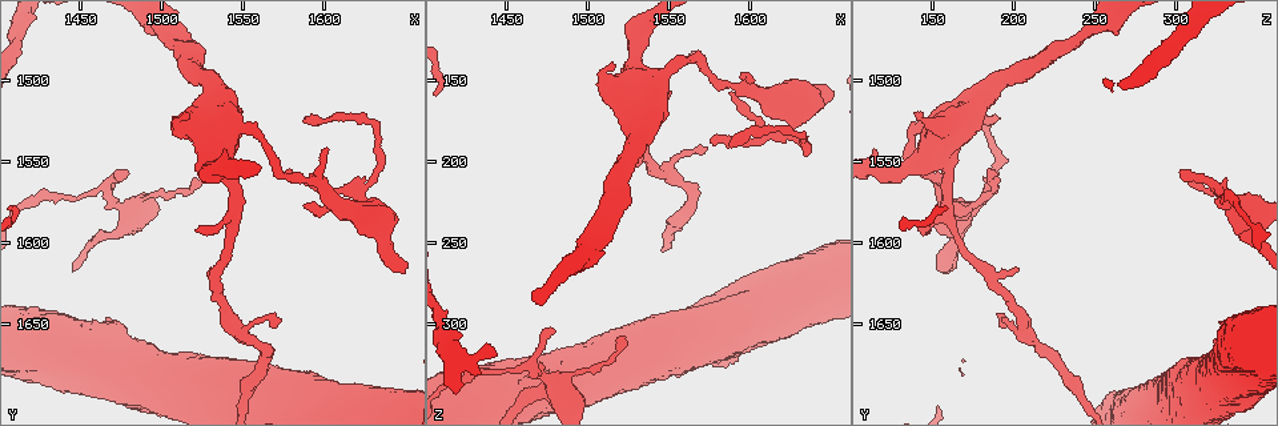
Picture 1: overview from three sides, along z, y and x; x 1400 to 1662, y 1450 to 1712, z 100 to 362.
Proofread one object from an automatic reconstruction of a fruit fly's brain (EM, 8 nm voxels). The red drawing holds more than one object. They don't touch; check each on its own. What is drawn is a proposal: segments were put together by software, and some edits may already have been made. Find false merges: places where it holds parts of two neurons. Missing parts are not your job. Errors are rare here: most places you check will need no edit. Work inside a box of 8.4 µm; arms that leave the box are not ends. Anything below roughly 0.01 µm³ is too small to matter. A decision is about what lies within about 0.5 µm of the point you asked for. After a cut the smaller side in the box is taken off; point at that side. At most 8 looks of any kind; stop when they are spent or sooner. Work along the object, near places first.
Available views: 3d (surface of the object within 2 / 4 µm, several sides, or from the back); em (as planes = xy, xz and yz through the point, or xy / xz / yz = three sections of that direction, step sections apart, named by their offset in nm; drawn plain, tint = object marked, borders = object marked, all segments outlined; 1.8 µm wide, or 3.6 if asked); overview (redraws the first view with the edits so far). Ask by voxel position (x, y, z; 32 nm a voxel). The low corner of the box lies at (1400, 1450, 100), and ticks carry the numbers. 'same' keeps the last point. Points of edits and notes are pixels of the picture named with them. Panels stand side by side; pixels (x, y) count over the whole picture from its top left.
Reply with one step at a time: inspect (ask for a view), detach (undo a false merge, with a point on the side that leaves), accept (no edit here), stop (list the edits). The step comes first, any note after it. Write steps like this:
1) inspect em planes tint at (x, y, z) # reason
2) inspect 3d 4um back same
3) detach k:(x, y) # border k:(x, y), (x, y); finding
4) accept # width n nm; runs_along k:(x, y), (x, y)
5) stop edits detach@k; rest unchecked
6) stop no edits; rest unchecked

inspect em xz step 4 tint at (1622, 1582, 162)

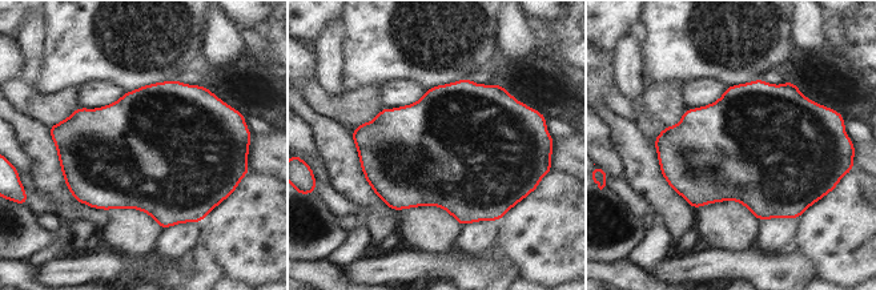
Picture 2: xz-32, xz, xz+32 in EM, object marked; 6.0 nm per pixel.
inspect em planes tint same # another direction

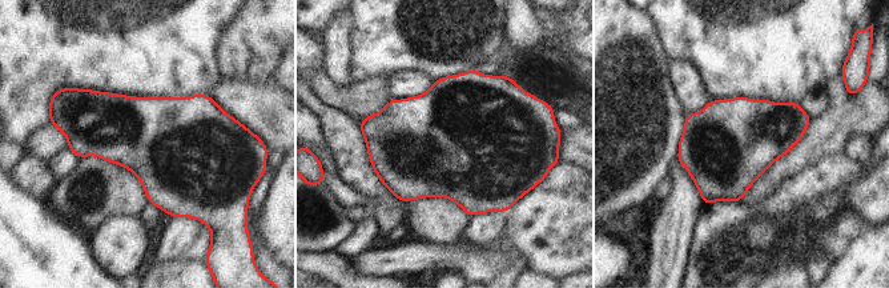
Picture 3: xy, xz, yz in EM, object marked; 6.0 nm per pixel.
accept # one neuron here

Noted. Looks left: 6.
inspect 3d 4um at (1530, 1544, 150) # sharp bend

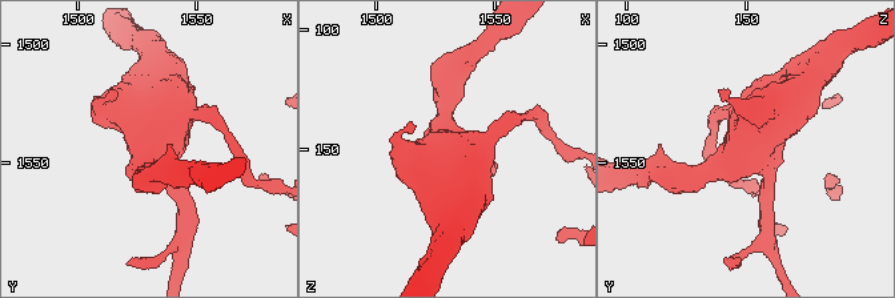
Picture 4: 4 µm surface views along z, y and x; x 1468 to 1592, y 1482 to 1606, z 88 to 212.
inspect em 3.6um xy step 16 tint at (1531, 1543, 149) # need the tissue

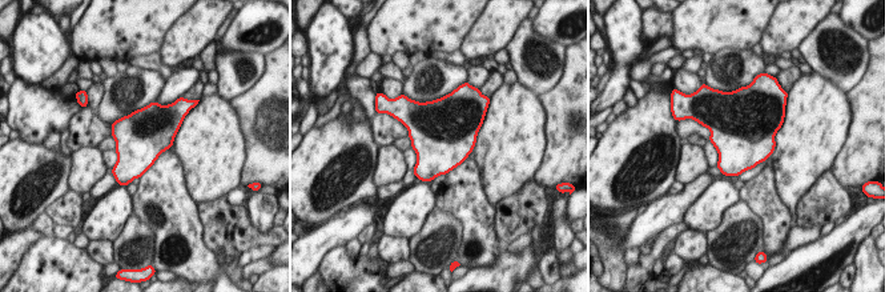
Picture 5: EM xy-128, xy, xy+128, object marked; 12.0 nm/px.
inspect em 3.6um planes borders same # another direction

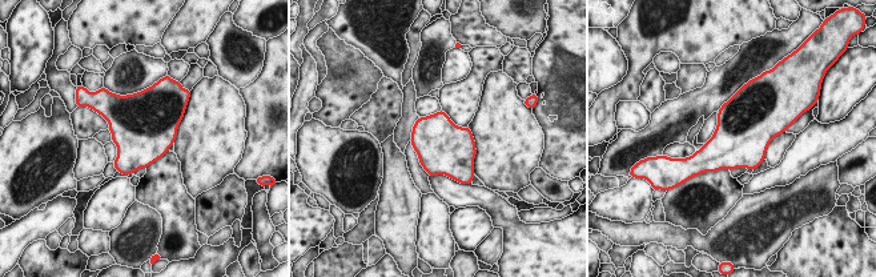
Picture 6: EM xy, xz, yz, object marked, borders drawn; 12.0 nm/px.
accept # width 650 nm; one neuron here

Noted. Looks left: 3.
inspect em yz step 4 tint at (1632, 1528, 182) # abrupt turn

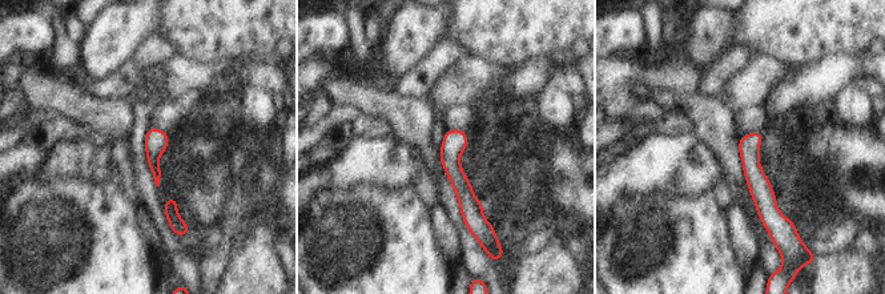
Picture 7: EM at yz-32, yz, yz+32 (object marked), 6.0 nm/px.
inspect em planes tint same # another direction

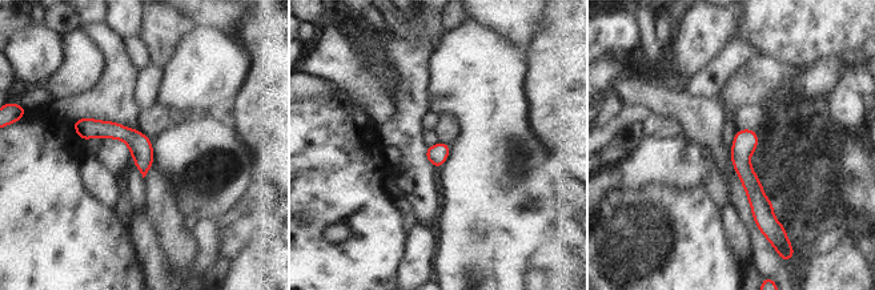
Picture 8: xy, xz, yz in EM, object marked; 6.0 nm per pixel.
accept # runs_along 8:(746, 132), (743, 169), (765, 222); one neuron here

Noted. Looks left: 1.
stop no edits; rest unchecked

